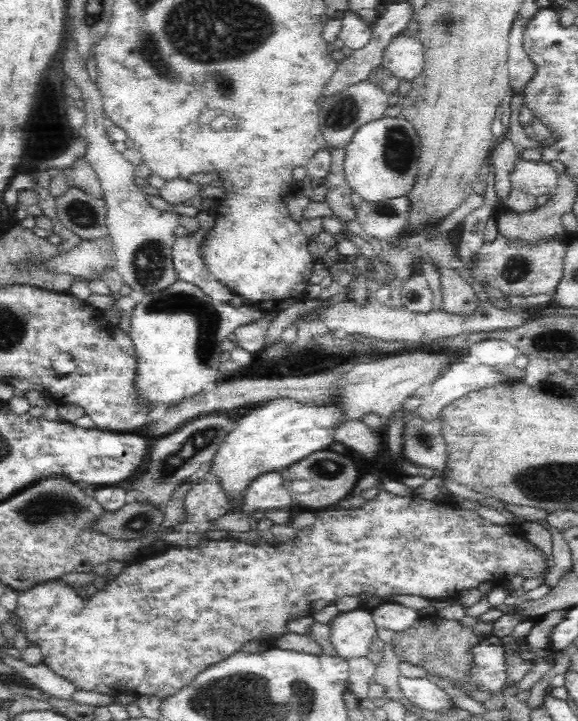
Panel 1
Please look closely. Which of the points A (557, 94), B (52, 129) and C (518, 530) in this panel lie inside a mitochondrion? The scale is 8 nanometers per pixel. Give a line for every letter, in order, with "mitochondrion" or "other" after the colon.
A: mitochondrion
B: other
C: other

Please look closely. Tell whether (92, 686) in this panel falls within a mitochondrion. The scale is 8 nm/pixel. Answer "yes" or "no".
no

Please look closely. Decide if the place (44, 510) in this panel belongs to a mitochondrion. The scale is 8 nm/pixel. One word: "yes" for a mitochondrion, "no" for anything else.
yes

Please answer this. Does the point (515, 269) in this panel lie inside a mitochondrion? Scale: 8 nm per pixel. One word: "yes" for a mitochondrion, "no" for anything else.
yes

